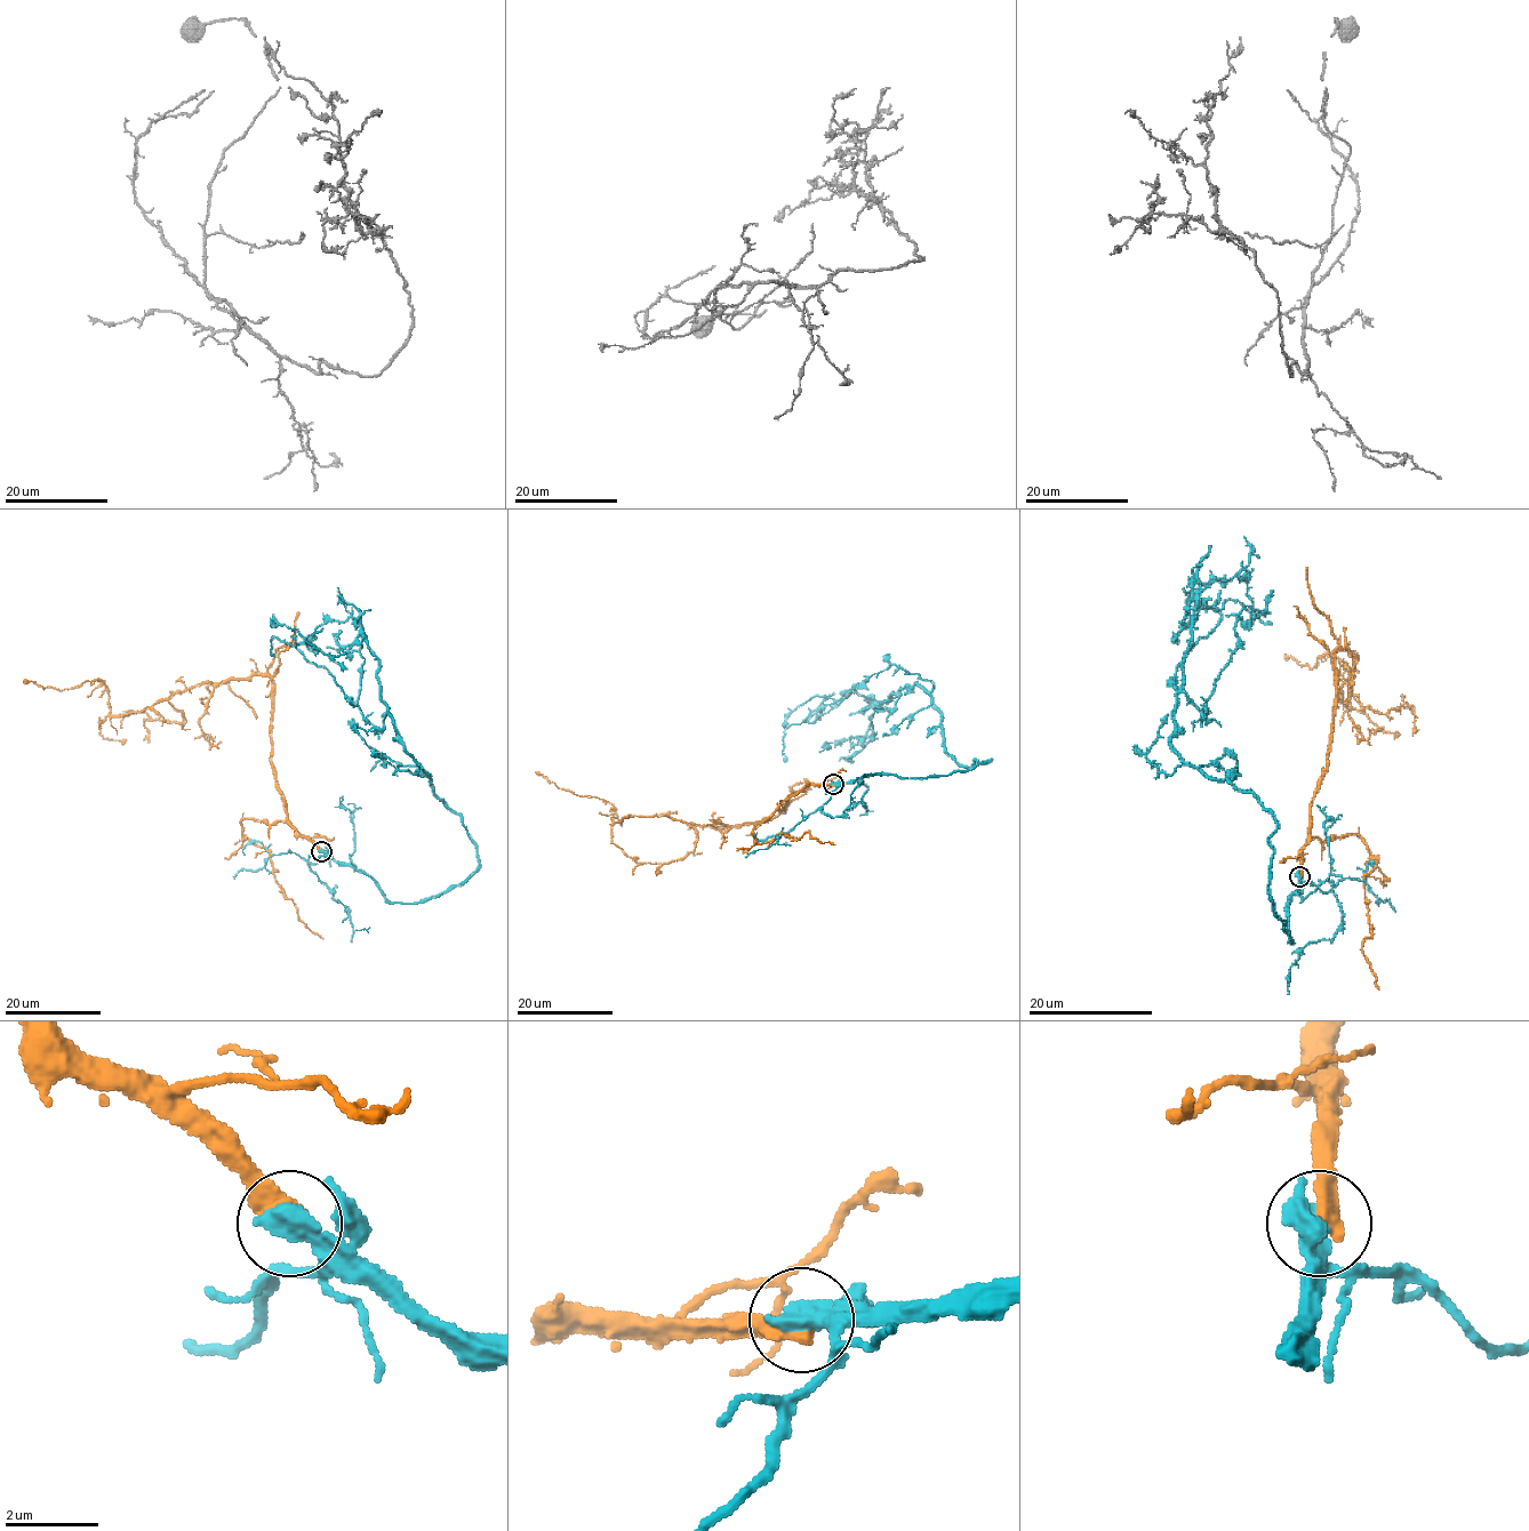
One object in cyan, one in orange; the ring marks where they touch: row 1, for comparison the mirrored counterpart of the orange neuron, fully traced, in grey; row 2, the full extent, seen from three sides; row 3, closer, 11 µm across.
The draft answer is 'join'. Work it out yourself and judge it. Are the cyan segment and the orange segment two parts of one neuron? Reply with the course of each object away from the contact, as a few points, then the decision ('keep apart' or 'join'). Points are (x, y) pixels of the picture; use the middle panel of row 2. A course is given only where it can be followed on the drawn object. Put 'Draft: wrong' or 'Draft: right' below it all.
course cyan (833, 783), (991, 760), (947, 753), (917, 683), (808, 720), (869, 690); course orange (833, 783), (795, 792), (769, 820), (711, 827), (651, 816), (621, 824), (610, 803), (535, 771); keep apart
Draft: wrong

